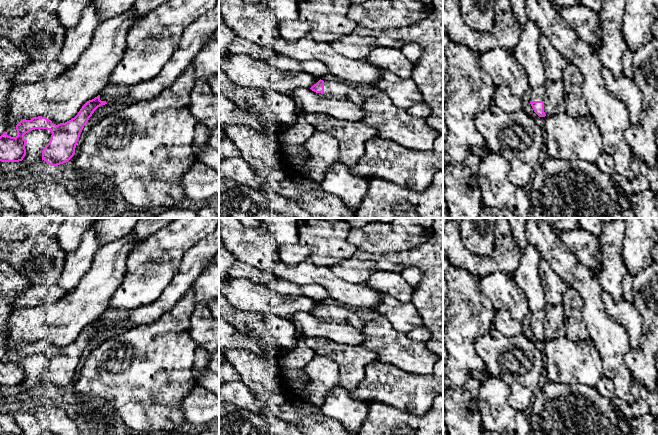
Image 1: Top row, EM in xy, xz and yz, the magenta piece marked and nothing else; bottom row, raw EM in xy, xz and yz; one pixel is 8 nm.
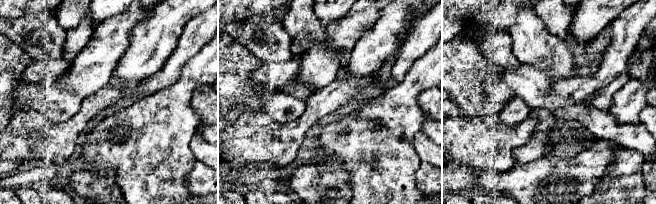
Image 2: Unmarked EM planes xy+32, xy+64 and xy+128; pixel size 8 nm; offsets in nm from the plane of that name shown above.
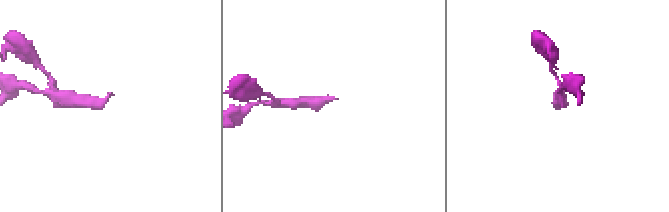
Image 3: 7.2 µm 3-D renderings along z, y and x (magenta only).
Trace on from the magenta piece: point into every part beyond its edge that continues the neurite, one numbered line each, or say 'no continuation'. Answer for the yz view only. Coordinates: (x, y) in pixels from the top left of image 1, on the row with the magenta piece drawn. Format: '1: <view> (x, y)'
1: yz (539, 93)

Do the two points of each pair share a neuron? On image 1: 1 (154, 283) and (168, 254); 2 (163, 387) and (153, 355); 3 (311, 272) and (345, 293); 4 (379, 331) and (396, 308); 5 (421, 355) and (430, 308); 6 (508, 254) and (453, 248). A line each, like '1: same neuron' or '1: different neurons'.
1: same neuron
2: same neuron
3: same neuron
4: different neurons
5: different neurons
6: same neuron

